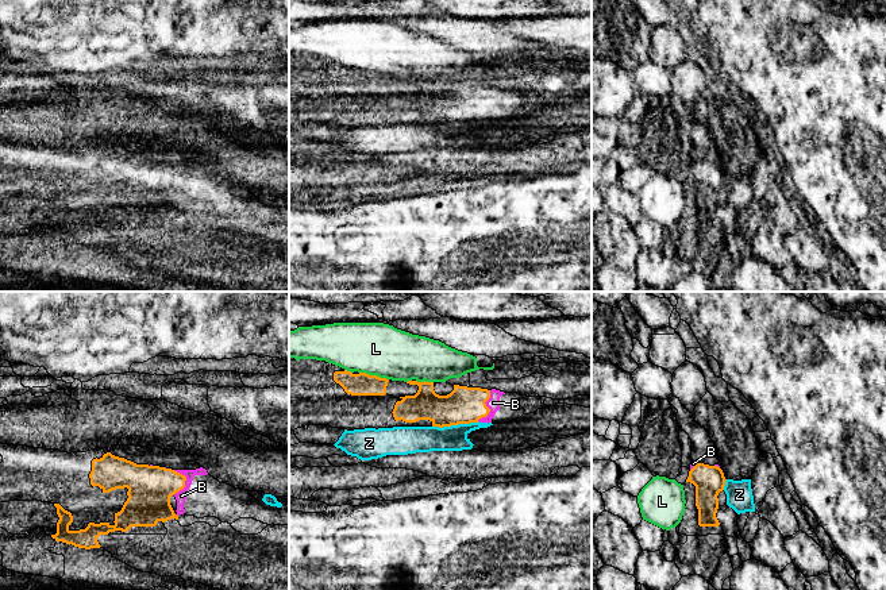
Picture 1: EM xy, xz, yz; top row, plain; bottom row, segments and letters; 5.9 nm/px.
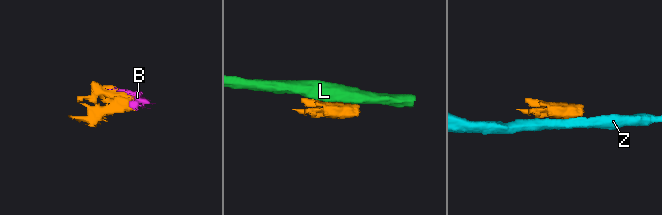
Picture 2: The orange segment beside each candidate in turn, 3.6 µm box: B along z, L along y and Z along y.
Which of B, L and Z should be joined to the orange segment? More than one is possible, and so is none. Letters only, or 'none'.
B

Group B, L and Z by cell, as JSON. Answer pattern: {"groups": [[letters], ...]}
{"groups": [["B"], ["L"], ["Z"]]}

